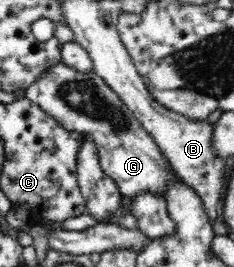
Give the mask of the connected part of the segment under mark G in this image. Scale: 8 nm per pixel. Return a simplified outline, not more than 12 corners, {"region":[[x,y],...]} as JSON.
{"region":[[62,63],[24,93],[96,140],[122,195],[166,200],[178,170],[96,72]]}

